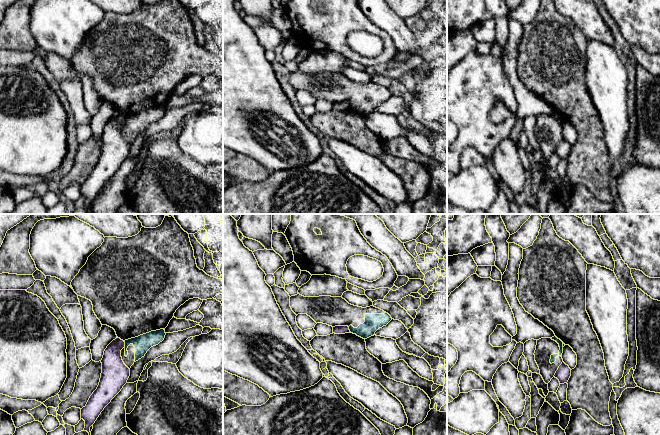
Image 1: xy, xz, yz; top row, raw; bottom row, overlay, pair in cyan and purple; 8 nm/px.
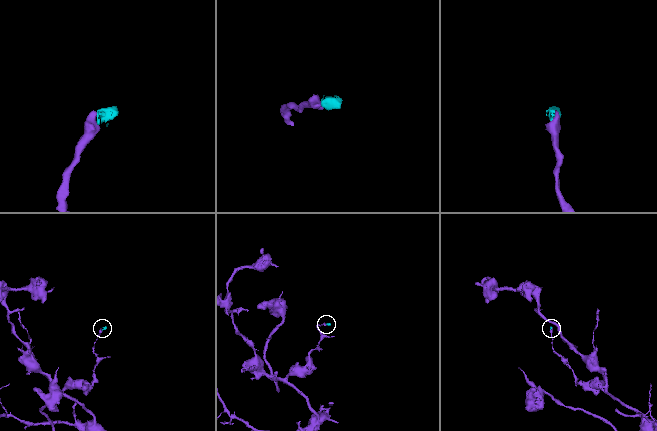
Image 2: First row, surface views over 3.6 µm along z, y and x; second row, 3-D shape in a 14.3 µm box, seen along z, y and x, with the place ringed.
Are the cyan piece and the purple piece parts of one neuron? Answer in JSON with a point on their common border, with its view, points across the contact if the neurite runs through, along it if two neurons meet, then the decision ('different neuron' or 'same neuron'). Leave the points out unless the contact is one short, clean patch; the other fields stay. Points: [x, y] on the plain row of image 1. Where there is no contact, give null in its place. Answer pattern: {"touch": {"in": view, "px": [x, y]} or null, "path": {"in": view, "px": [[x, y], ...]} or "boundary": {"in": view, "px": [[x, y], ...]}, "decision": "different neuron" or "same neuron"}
{"touch": {"in": "xy", "px": [125, 120]}, "boundary": {"in": "xy", "px": [[123, 117], [125, 122]]}, "decision": "different neuron"}

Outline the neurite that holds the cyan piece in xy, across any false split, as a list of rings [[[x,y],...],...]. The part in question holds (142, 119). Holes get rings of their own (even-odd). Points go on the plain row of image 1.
[[[160,105],[125,116],[125,123],[121,126],[124,140],[130,145],[136,137],[145,132],[151,123],[162,118],[165,111],[165,106]]]

